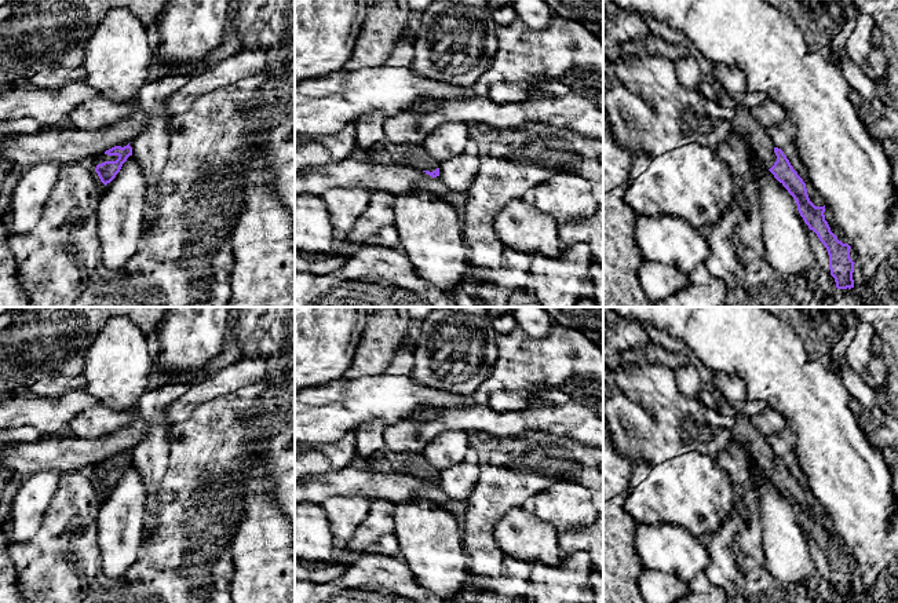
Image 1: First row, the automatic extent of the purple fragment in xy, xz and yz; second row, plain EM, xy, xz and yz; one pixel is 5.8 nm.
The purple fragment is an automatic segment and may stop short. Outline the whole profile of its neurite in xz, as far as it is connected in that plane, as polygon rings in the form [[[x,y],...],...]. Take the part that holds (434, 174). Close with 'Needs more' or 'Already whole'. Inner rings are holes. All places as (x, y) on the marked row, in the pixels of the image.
[[[386,145],[383,154],[390,160],[420,169],[431,178],[439,176],[439,164],[430,157],[423,145]]]. Needs more

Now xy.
[[[124,143],[121,146],[114,146],[96,157],[95,172],[105,186],[116,178],[129,156],[132,156],[132,147],[129,143]]]. Needs more

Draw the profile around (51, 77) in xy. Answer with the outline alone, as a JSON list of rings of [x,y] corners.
[[[79,66],[74,69],[47,67],[36,73],[29,83],[36,89],[58,89],[72,83],[84,81],[85,69]]]

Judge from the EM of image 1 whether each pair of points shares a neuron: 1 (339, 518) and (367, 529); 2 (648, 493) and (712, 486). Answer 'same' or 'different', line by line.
1: different
2: same

